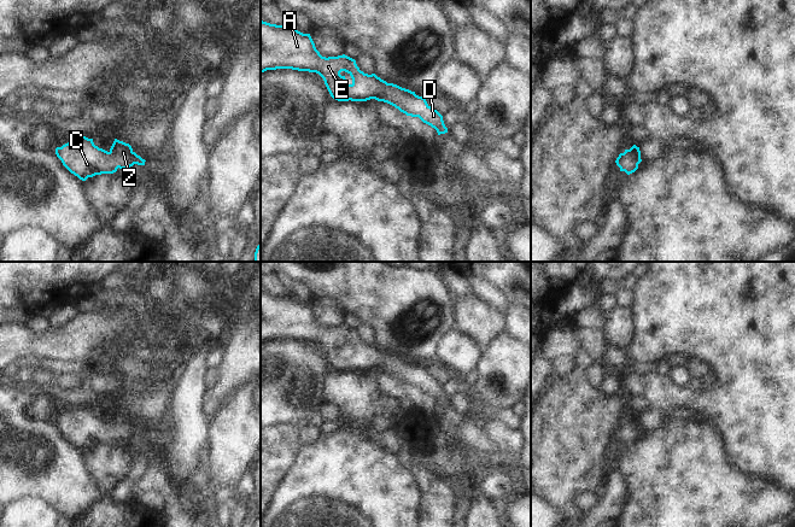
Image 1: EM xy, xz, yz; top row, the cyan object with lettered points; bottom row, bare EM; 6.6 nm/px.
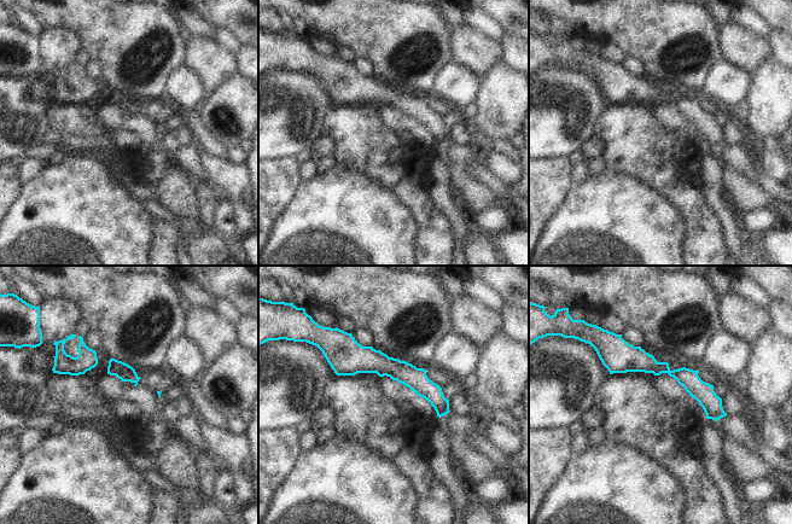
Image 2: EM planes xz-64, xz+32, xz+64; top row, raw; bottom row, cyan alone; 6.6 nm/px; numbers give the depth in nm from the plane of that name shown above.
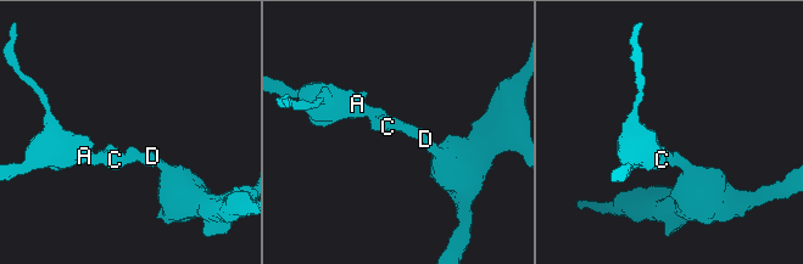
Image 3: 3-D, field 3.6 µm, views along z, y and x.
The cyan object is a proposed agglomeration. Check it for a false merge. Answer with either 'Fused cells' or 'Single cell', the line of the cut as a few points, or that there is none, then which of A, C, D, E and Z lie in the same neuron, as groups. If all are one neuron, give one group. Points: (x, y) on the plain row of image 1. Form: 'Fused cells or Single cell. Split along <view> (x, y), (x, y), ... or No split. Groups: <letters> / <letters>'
Single cell. No split. Groups: A C D E Z

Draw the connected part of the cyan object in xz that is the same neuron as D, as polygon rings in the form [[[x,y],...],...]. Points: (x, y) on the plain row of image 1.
[[[261,291],[261,344],[276,339],[316,342],[323,349],[331,367],[338,371],[367,371],[370,369],[384,371],[407,386],[419,387],[423,393],[434,398],[438,405],[448,403],[443,386],[427,374],[426,368],[397,355],[387,353],[375,344],[364,344],[357,336],[356,330],[345,324],[322,327],[310,304],[298,301],[292,294],[276,295]]]

